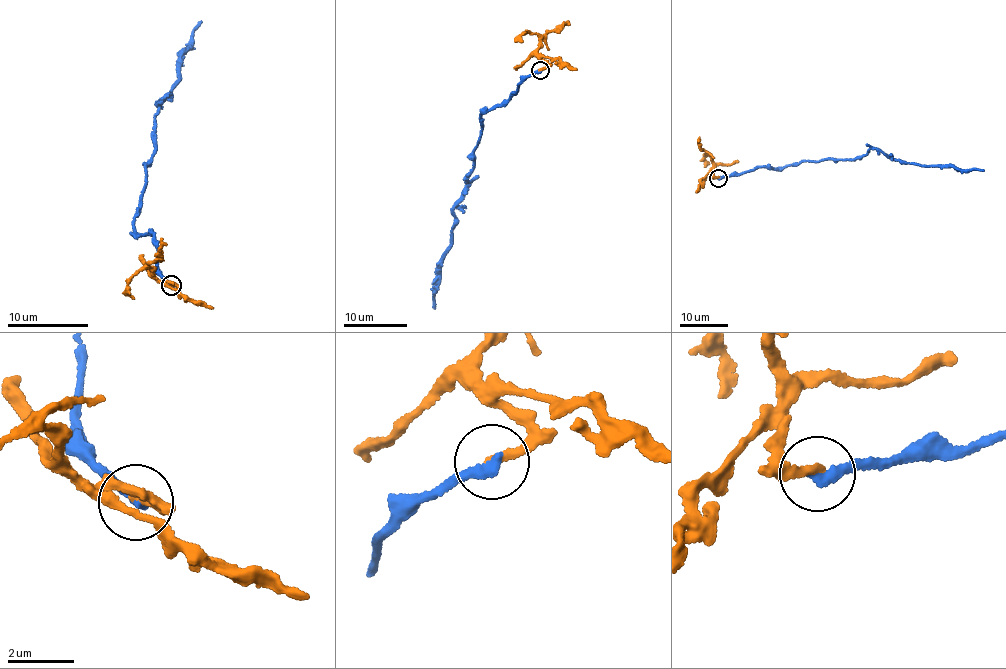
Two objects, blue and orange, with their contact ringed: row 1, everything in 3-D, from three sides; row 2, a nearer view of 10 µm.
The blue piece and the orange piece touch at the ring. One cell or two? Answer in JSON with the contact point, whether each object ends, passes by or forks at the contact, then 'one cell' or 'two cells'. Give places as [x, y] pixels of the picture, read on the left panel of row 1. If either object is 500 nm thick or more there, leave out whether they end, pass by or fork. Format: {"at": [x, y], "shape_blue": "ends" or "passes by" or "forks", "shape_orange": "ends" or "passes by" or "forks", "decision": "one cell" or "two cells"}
{"at": [171, 285], "shape_blue": "ends", "shape_orange": "ends", "decision": "two cells"}

